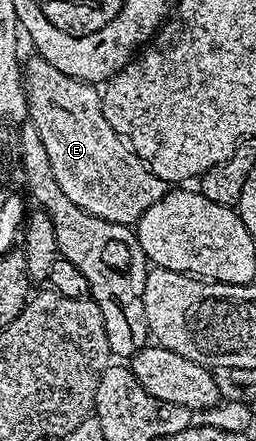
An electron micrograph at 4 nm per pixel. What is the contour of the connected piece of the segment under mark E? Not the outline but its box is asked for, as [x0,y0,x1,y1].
[23,56,165,228]

